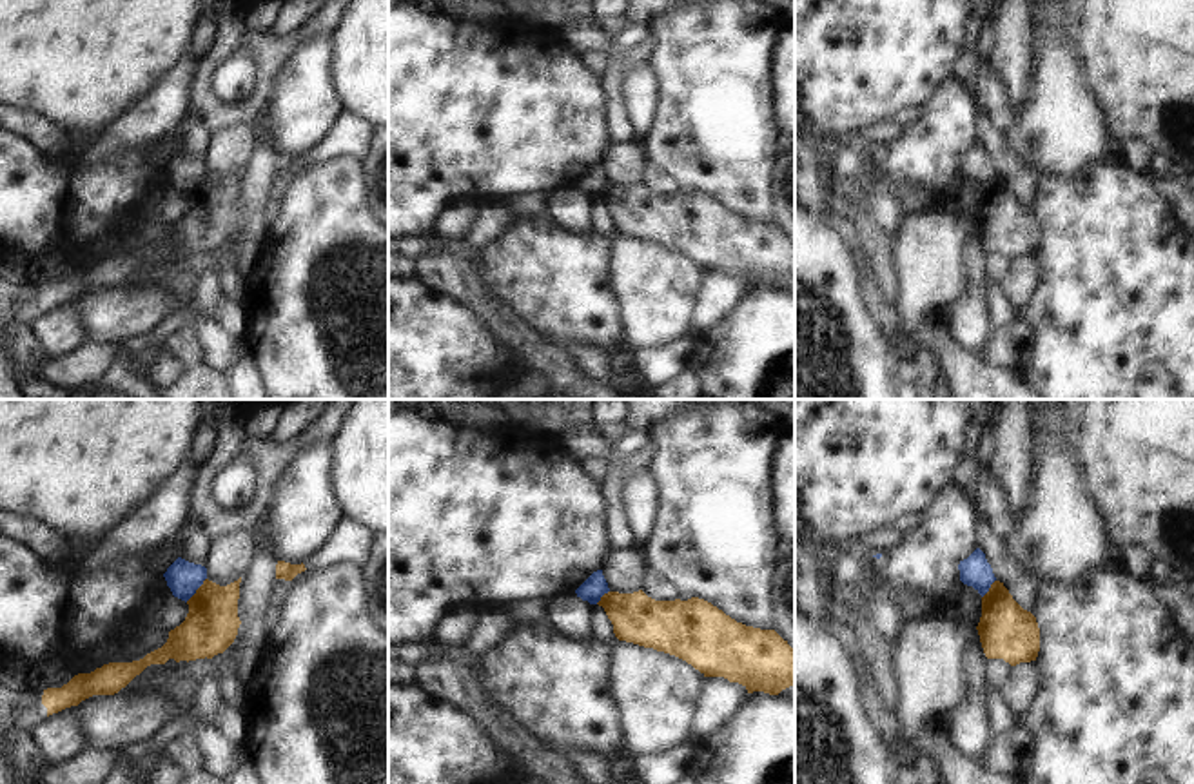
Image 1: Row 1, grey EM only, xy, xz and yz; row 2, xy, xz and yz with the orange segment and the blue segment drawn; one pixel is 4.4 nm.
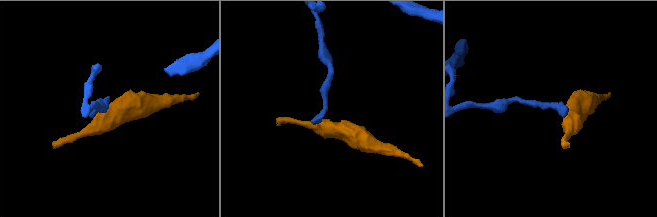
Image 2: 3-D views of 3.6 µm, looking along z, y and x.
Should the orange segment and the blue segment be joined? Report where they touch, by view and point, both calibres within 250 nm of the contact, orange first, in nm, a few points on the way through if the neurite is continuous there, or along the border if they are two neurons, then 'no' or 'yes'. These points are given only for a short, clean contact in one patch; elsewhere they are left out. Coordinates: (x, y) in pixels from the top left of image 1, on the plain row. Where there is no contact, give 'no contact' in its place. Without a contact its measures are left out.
meets orange in xy at (196, 184); 240 nm thick on the orange side, 150 nm on the other; border along xy (205, 171), (185, 195); no

